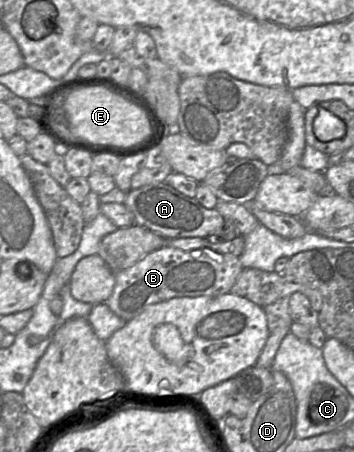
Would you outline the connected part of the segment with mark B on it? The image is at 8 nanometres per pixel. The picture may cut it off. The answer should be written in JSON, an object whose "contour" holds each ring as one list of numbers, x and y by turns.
{"contour":[[170,246,154,250,133,266,115,274,114,289,105,304,127,322,148,306,172,298,219,296,230,293,243,270,239,257,209,252,214,251,183,251]]}

